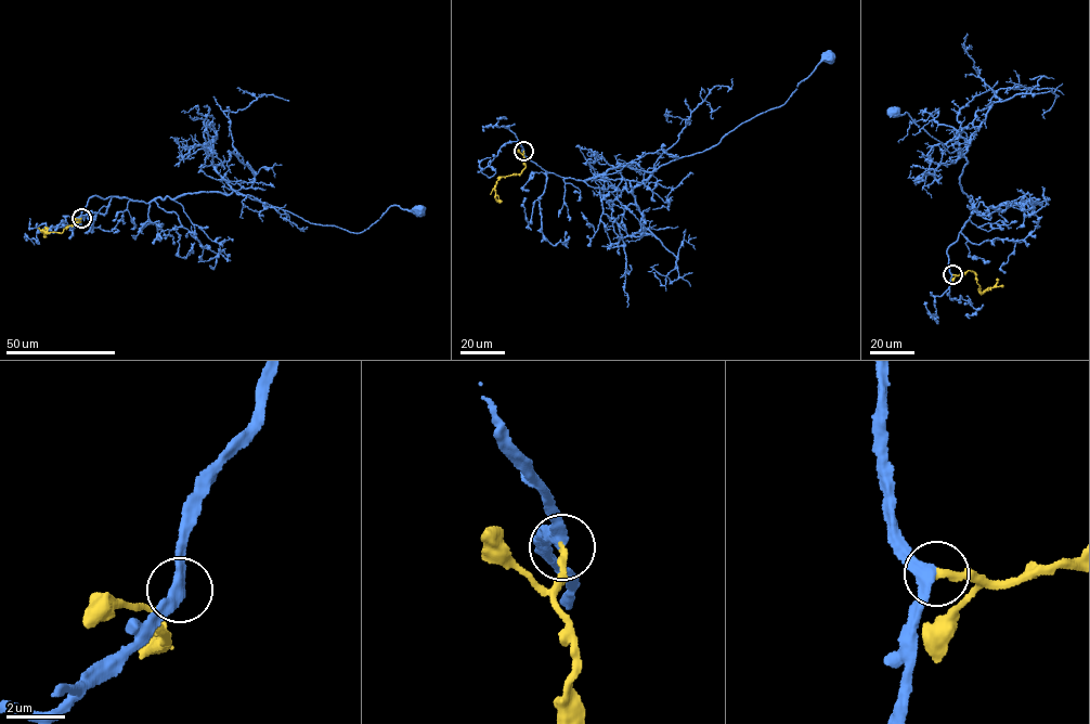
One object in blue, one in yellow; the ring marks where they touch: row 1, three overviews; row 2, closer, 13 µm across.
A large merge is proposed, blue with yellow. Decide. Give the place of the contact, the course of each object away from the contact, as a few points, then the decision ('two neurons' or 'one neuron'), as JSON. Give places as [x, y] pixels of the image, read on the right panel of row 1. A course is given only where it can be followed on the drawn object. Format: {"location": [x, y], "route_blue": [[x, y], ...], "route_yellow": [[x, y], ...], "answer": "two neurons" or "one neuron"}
{"location": [952, 274], "route_blue": [[952, 274], [948, 248], [974, 209], [960, 183], [968, 162], [961, 149], [950, 153], [907, 112], [891, 114]], "route_yellow": [[952, 274], [972, 271], [981, 293], [988, 287], [1002, 286]], "answer": "one neuron"}

